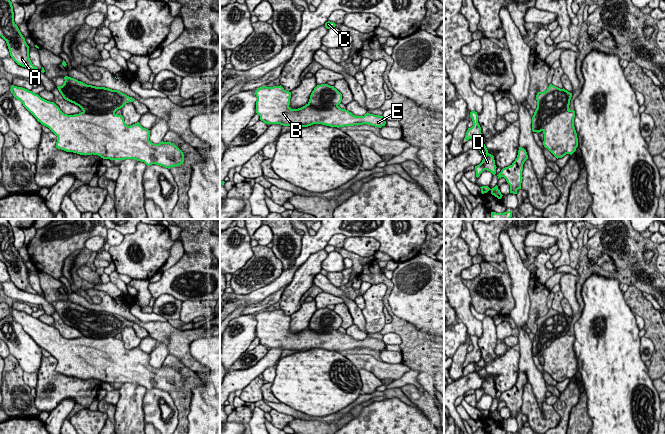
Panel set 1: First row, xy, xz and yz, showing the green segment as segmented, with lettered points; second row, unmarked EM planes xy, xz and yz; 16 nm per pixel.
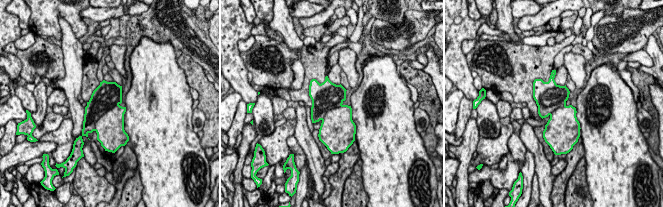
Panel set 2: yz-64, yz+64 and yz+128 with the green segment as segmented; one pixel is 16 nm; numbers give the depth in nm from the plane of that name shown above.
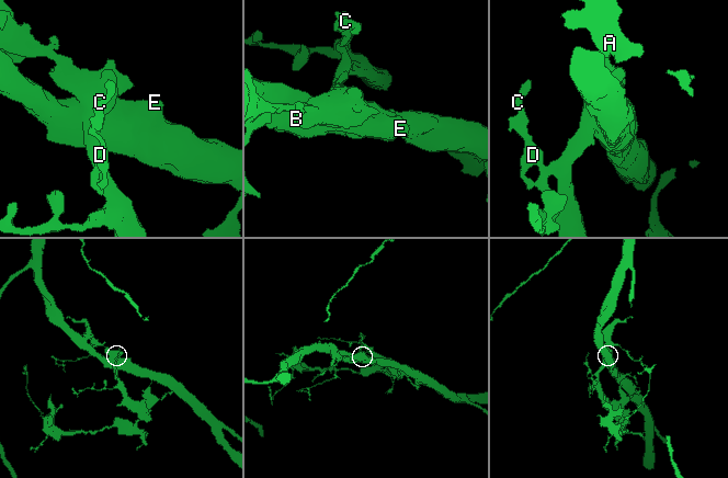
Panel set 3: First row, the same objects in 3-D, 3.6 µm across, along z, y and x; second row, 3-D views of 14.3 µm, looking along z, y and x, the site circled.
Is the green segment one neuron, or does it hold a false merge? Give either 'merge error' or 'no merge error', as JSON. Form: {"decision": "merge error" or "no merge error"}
{"decision": "no merge error"}

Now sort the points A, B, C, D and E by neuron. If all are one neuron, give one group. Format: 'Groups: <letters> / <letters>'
Groups: A B C D E

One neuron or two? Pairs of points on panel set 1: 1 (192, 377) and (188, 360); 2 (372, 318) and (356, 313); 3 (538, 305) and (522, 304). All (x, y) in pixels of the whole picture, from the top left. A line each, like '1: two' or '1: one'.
1: two
2: two
3: two

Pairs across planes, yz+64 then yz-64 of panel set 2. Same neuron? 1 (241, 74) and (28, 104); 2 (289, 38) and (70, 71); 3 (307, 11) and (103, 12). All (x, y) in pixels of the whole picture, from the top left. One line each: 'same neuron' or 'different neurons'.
1: same neuron
2: same neuron
3: same neuron

